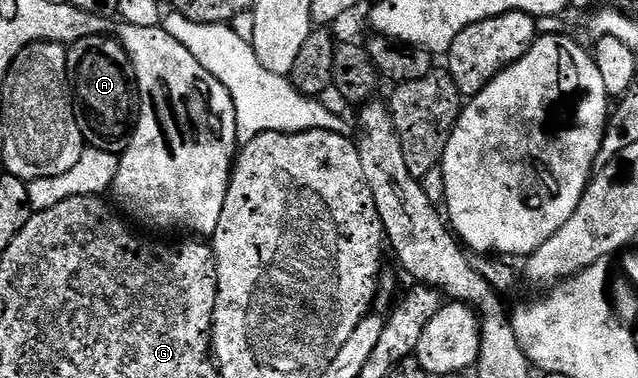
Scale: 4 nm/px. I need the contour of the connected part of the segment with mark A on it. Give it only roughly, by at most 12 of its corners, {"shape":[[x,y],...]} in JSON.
{"shape":[[114,36],[67,51],[84,142],[123,154],[139,84]]}

